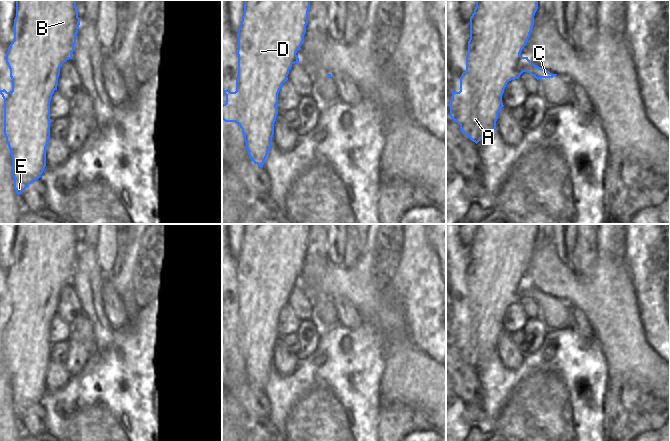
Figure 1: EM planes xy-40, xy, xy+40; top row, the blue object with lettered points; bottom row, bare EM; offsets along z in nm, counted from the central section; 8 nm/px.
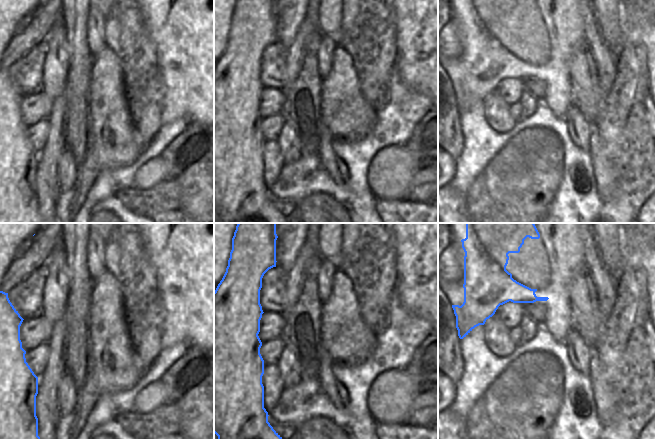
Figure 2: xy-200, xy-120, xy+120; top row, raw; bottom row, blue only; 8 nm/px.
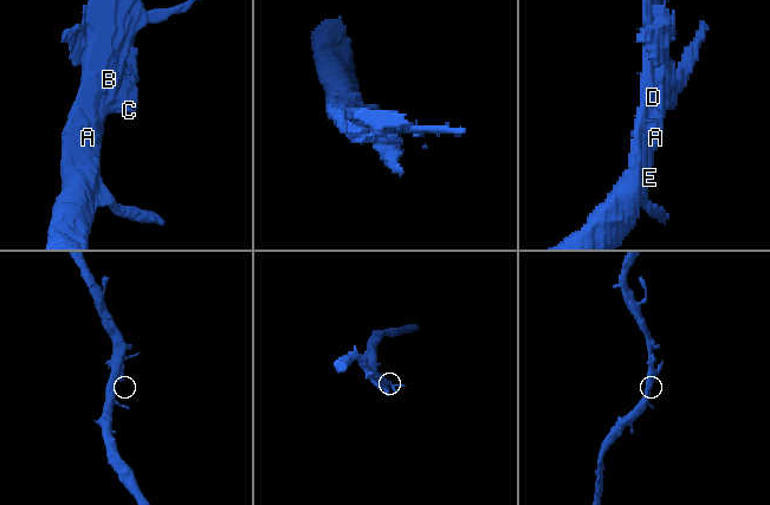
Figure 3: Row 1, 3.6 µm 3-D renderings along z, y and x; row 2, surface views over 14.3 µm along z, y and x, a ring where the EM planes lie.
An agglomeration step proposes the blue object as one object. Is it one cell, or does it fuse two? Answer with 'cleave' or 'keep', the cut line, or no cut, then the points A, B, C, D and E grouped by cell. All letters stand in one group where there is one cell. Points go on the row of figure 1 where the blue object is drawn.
cleave; cut xy+40 (524, 57), (516, 63), (507, 82); groups A B D E / C

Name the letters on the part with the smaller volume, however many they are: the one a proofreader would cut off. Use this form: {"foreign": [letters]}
{"foreign": ["C"]}

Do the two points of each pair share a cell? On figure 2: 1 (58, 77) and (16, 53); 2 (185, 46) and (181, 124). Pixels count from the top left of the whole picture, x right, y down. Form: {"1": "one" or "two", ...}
{"1": "two", "2": "two"}

